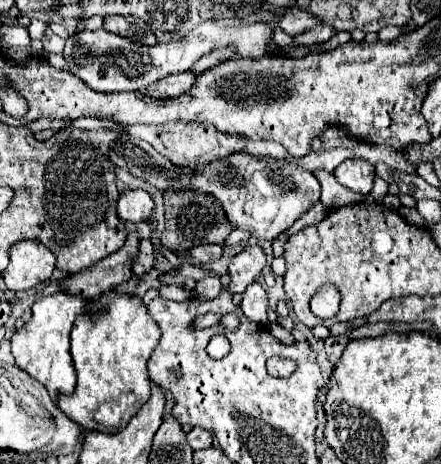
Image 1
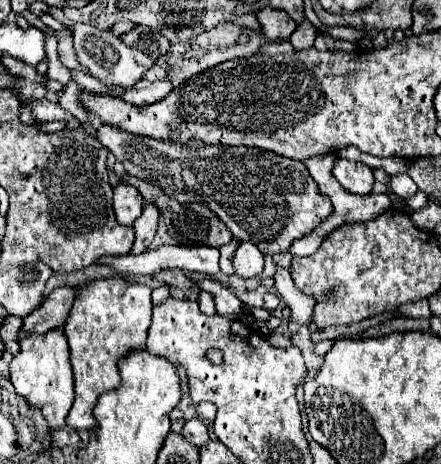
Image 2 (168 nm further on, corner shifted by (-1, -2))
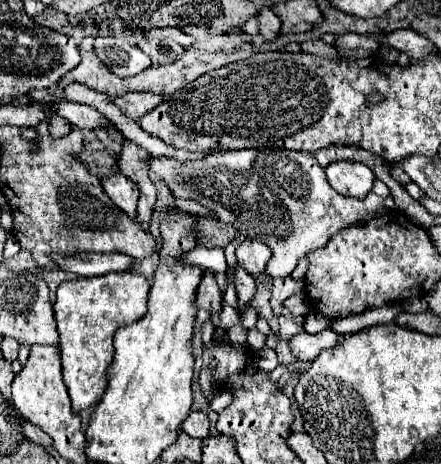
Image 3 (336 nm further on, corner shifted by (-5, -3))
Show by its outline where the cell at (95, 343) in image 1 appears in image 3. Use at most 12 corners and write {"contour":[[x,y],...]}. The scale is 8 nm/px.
{"contour":[[110,272],[58,286],[64,384],[100,402],[114,334],[146,316],[150,284]]}

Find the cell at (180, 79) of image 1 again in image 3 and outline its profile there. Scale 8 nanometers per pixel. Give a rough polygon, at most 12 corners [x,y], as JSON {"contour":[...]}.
{"contour":[[128,92],[114,104],[138,120],[164,100],[154,92]]}

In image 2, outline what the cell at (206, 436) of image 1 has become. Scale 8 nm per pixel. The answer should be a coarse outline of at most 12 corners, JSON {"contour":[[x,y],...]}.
{"contour":[[188,419],[182,427],[186,441],[202,447],[210,439],[204,421]]}

